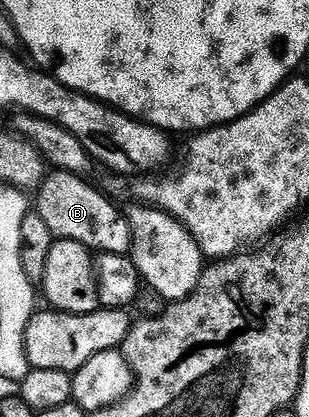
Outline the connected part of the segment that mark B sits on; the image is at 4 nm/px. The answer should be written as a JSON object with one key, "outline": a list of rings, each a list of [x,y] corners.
{"outline":[[[53,170],[46,175],[36,189],[36,215],[47,222],[47,230],[58,240],[74,240],[83,247],[98,253],[126,255],[133,246],[133,231],[128,215],[120,212],[103,193],[92,188],[84,175],[76,172]]]}

